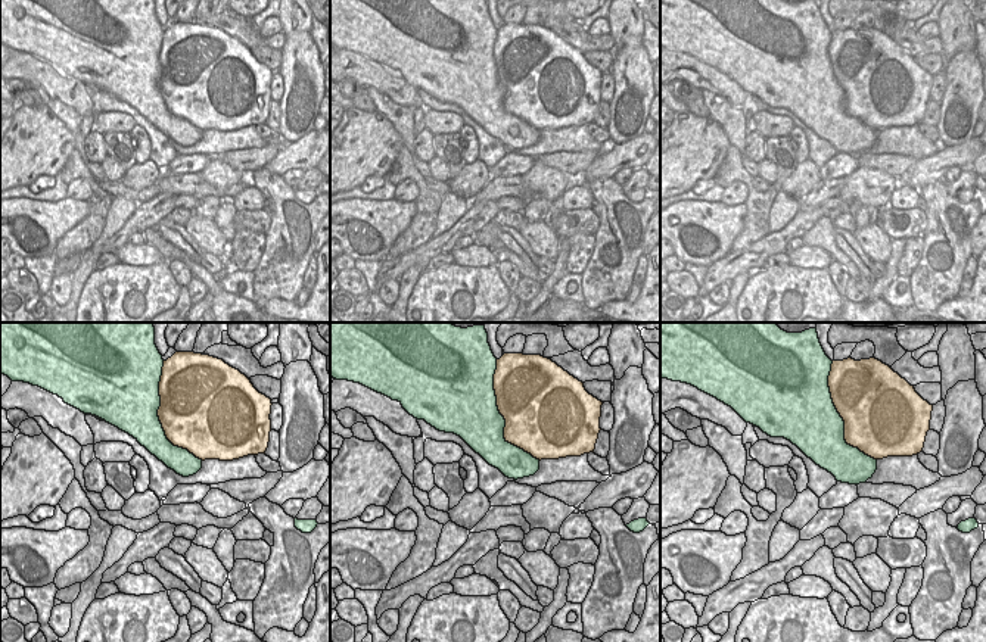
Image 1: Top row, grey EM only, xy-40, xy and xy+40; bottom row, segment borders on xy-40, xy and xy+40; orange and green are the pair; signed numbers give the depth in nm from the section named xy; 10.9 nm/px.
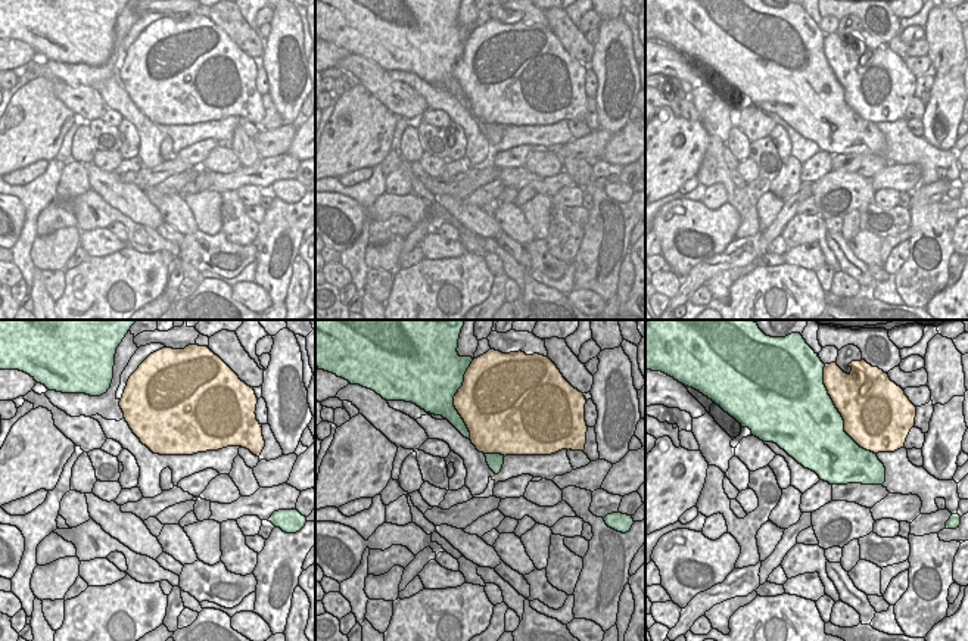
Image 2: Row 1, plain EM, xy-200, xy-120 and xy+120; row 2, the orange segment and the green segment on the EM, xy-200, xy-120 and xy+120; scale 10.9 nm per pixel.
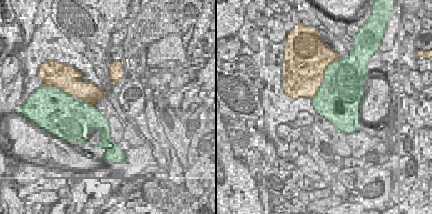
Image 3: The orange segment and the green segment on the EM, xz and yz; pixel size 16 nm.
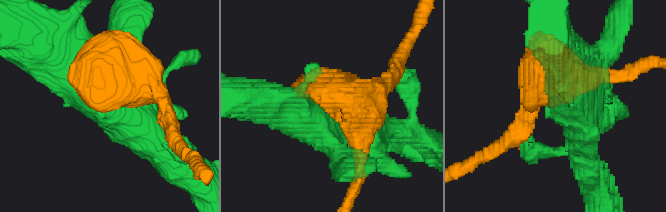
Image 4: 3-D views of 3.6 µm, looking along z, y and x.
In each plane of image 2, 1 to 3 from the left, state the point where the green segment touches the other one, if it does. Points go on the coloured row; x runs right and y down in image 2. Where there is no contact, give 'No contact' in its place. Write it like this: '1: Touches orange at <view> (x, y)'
1: No contact
2: Touches orange at xy-120 (454, 400)
3: Touches orange at xy+120 (839, 411).

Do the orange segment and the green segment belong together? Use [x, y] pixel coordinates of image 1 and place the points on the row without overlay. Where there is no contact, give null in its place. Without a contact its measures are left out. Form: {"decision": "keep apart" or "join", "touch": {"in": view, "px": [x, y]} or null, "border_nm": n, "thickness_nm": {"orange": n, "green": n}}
{"decision": "keep apart", "touch": {"in": "xy", "px": [503, 86]}, "border_nm": 1200, "thickness_nm": {"orange": 500, "green": 460}}

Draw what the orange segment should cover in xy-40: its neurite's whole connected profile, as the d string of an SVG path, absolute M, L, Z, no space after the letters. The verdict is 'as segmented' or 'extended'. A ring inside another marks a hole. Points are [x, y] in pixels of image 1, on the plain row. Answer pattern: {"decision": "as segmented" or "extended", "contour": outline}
{"decision": "as segmented", "contour": "M175 22L164 31L159 66L158 87L174 116L202 131L265 124L271 69L223 29Z"}

